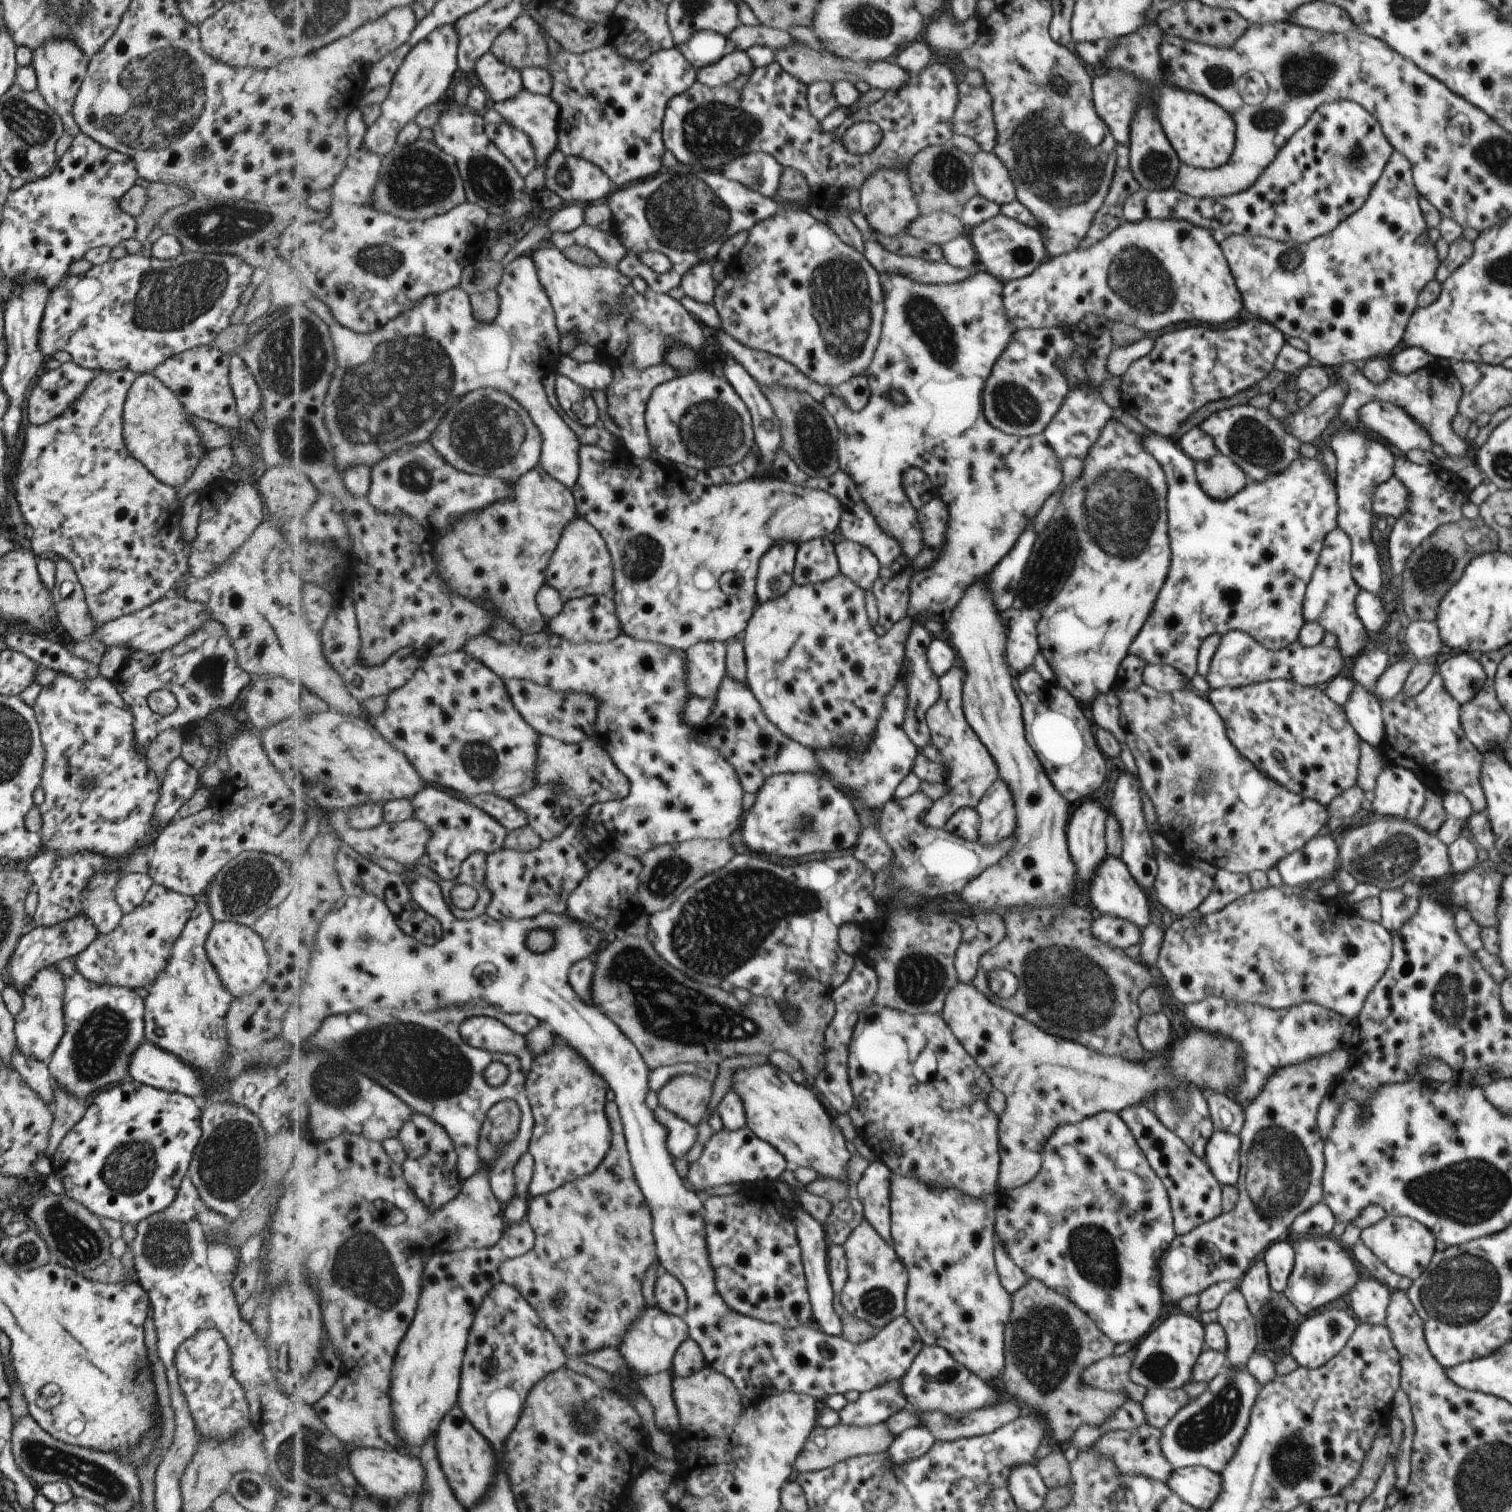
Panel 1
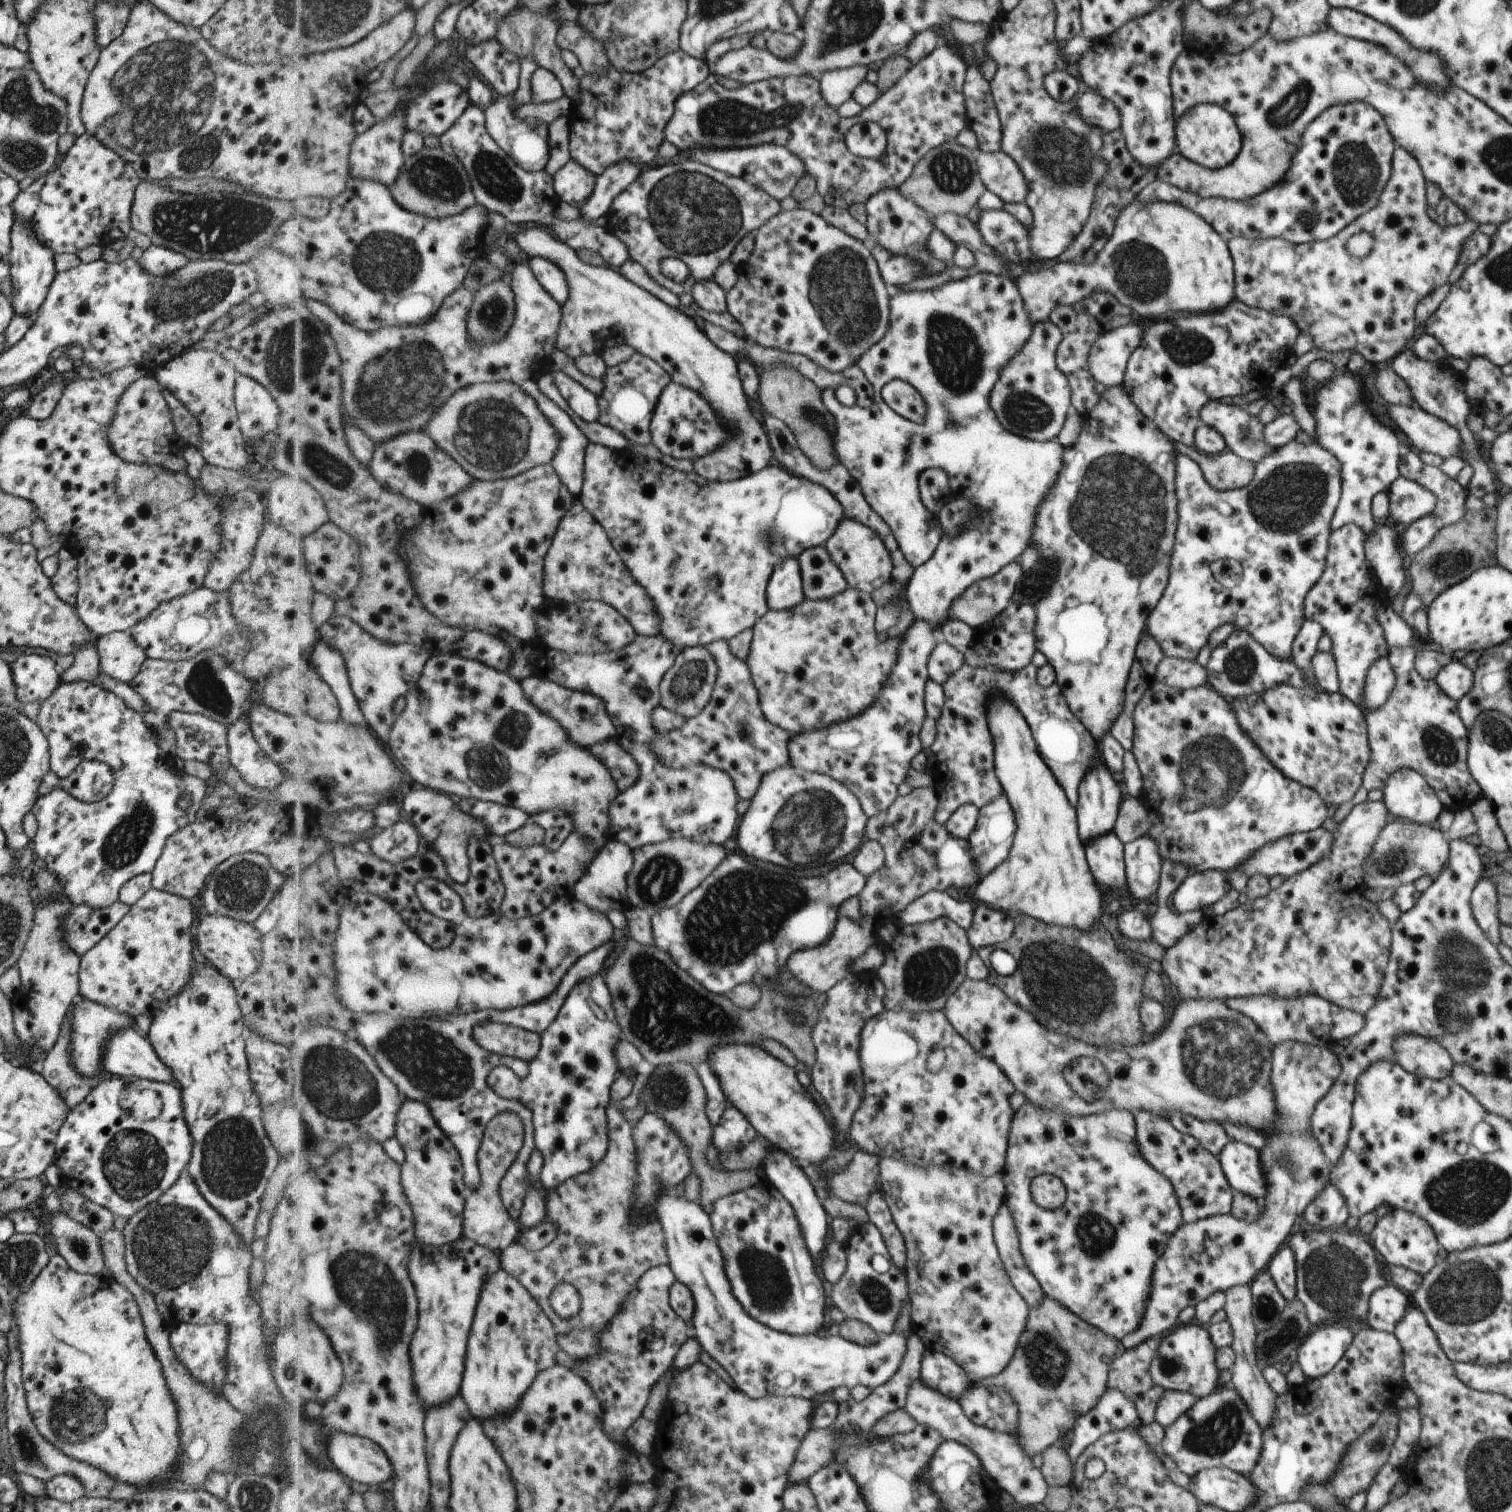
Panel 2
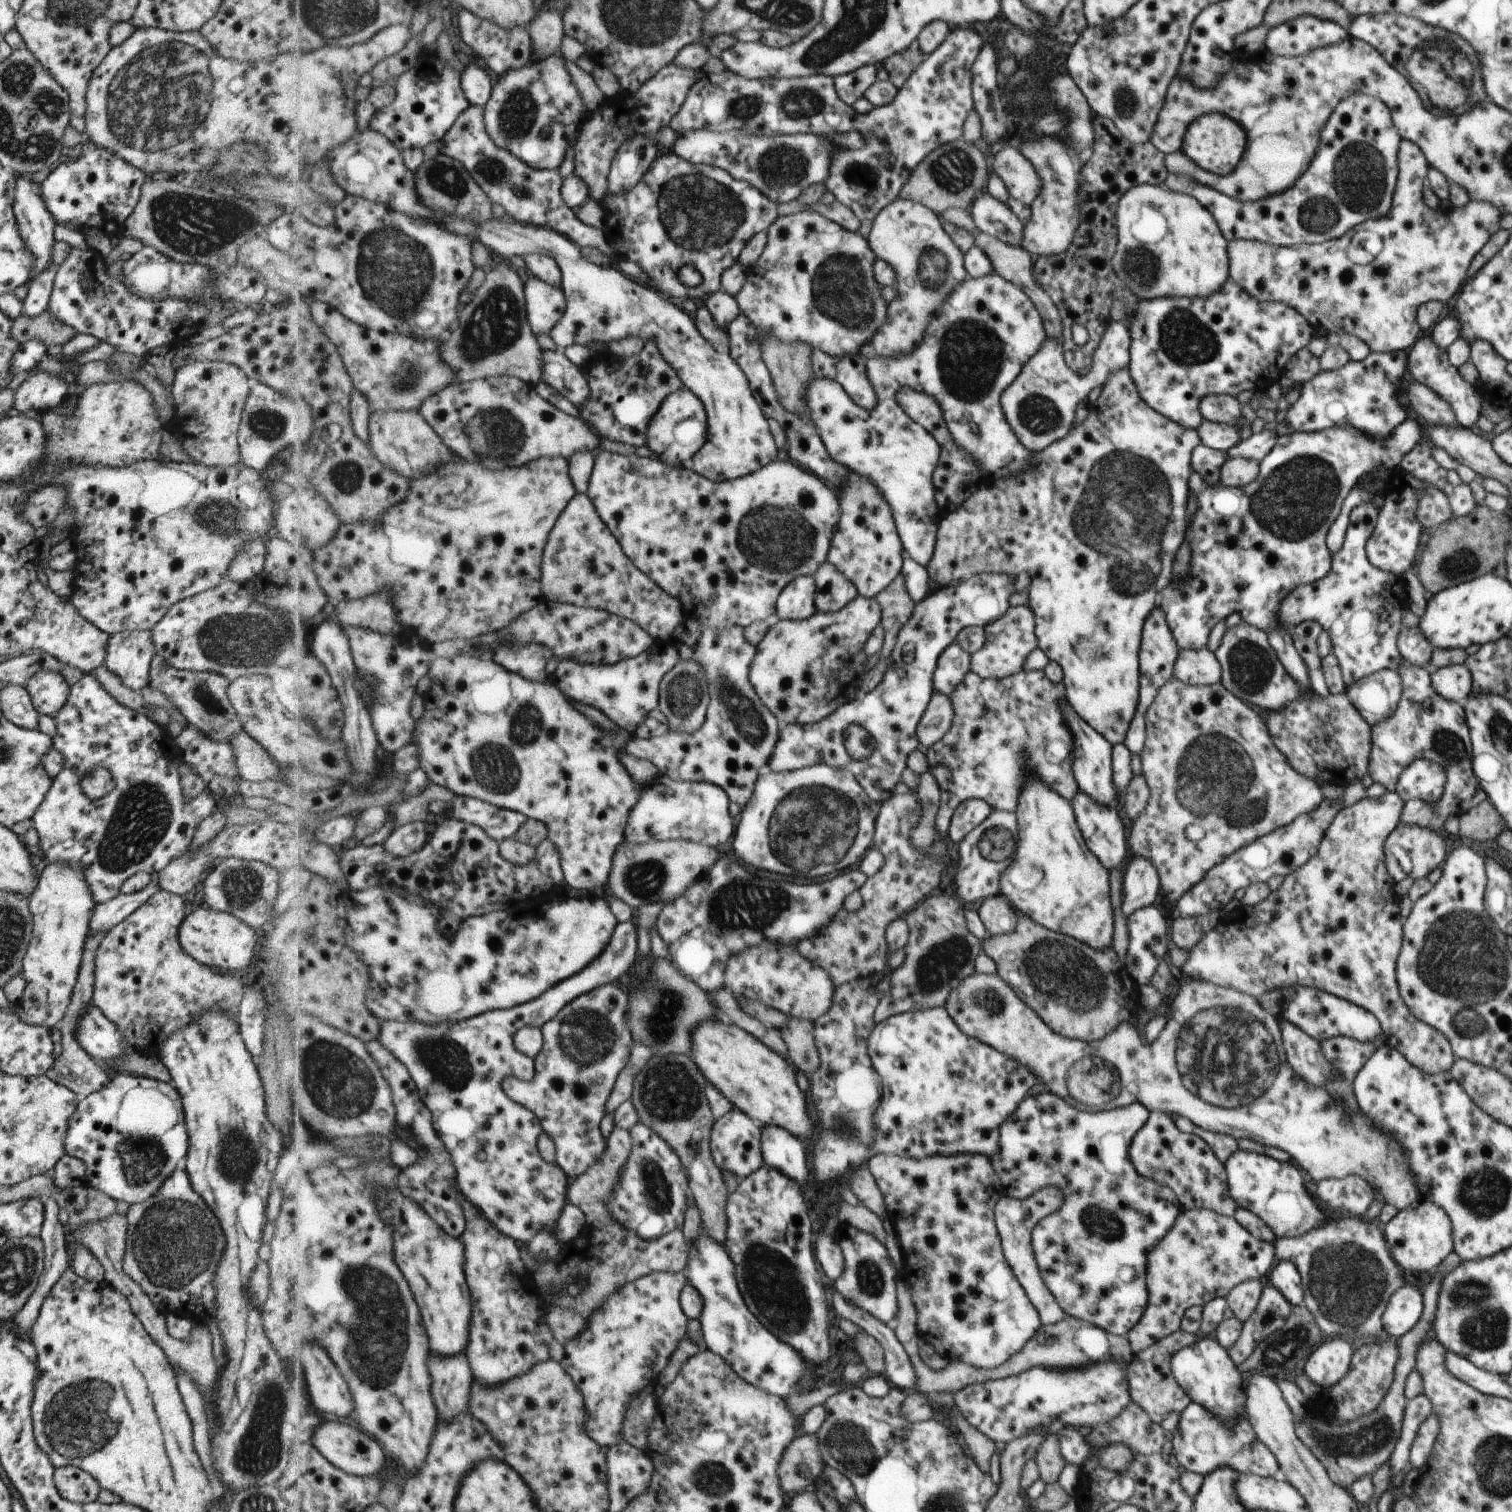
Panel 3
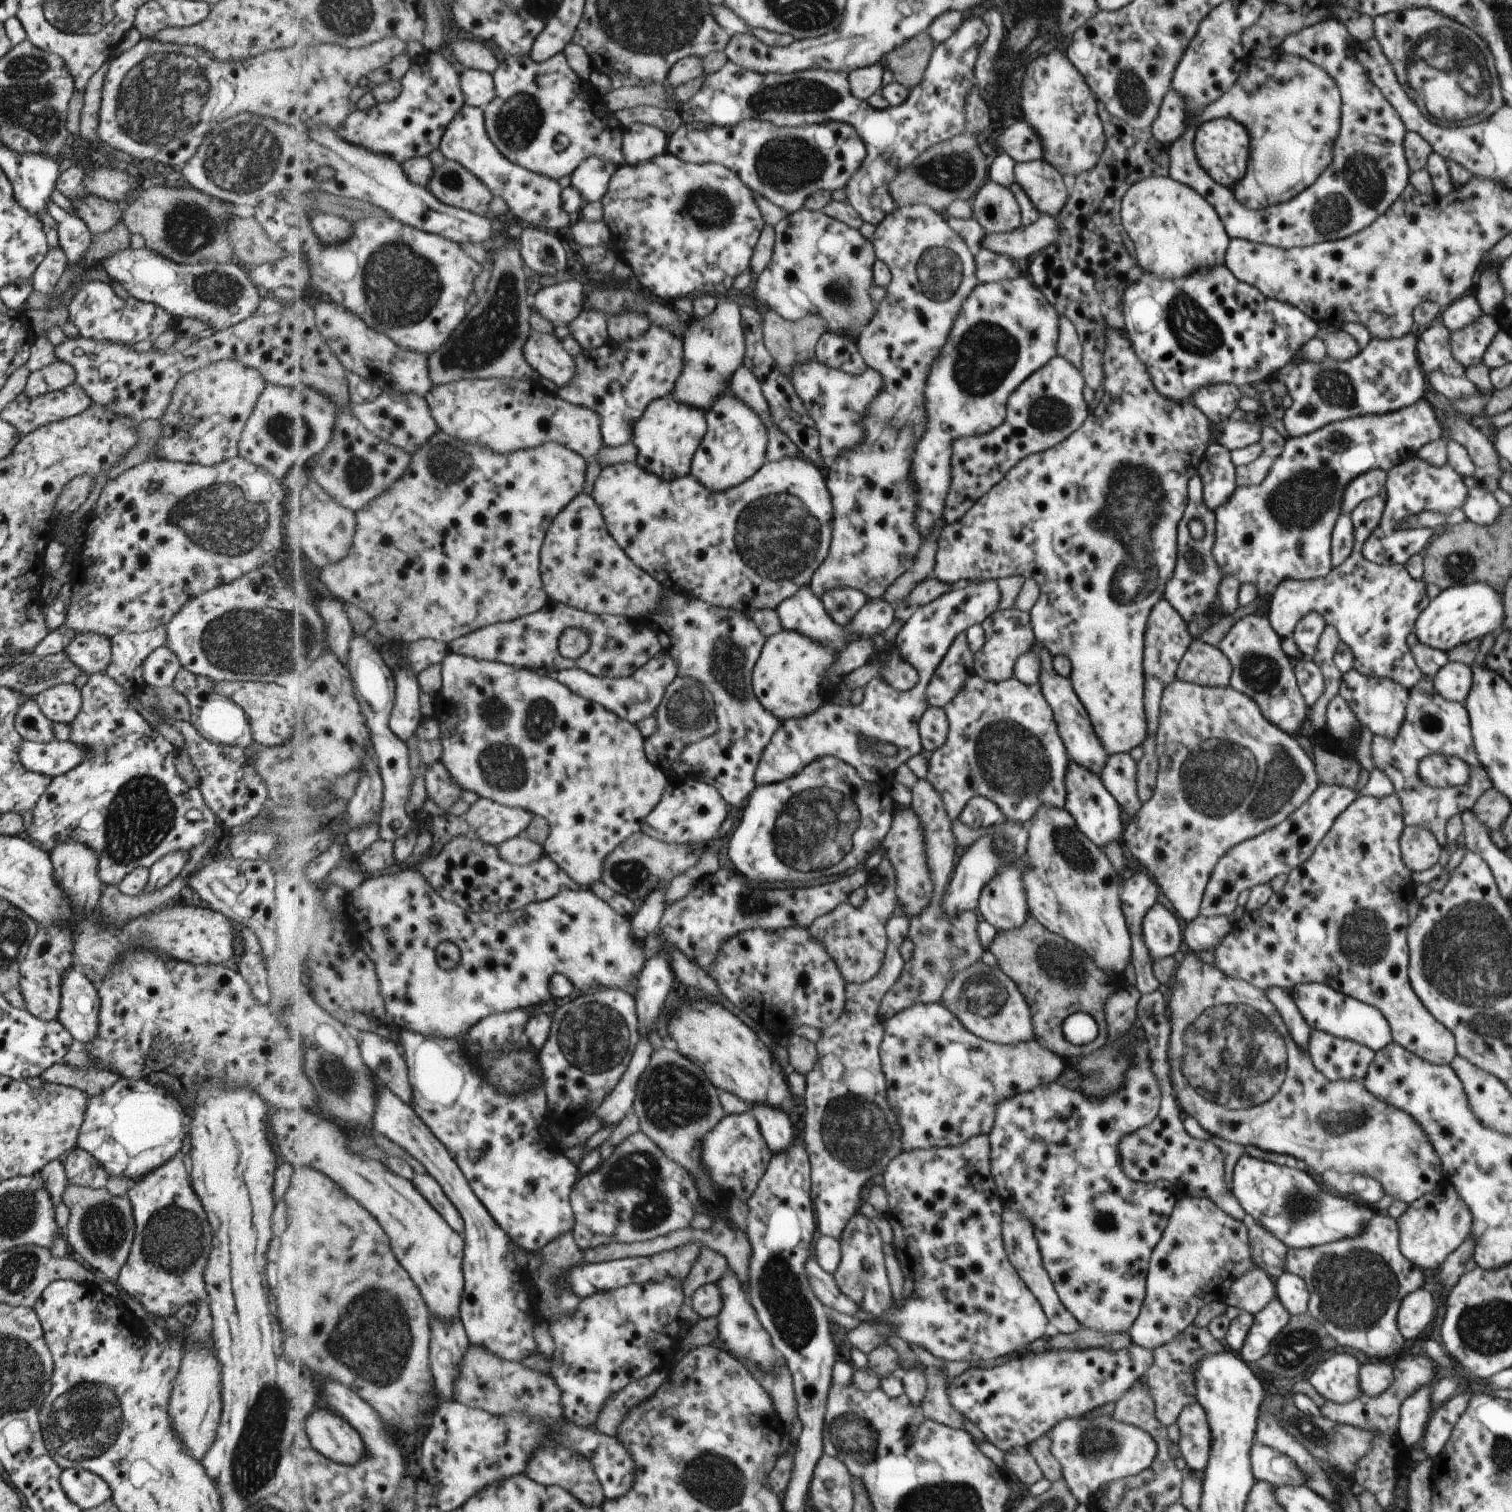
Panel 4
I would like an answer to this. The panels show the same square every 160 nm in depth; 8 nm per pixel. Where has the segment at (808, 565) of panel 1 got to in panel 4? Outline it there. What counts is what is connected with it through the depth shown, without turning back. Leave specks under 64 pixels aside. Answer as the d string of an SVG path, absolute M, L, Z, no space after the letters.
M835 588L821 596L828 614L841 627L853 622L853 616L870 600L865 592L855 588Z

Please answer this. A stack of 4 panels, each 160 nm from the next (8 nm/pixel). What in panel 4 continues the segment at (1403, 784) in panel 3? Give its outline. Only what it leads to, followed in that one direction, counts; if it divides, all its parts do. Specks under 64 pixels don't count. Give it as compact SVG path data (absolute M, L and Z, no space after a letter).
M1430 755L1417 764L1417 776L1433 788L1455 787L1467 782L1469 768L1455 756Z

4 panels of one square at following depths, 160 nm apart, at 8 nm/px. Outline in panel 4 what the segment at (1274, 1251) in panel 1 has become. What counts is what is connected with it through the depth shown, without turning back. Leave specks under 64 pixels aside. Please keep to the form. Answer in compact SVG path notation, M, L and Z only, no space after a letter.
M1281 1272L1275 1278L1276 1298L1284 1306L1289 1316L1308 1311L1309 1290L1305 1282L1289 1272Z

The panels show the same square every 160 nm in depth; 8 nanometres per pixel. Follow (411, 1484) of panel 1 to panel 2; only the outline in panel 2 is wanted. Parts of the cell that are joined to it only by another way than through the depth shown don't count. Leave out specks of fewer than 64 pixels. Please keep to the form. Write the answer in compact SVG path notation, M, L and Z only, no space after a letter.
M331 1432L328 1455L343 1475L355 1482L392 1484L394 1468L388 1453L370 1438L350 1432Z

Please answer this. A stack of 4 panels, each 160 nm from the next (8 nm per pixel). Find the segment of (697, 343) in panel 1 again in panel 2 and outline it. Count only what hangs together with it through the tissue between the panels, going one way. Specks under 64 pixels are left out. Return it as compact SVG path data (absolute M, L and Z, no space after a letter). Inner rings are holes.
M532 257L529 265L540 283L563 305L569 298L569 287L564 269L552 260L543 257ZM630 258L628 262L620 268L620 273L625 276L625 278L632 280L635 284L641 285L655 296L658 296L663 302L674 306L676 309L681 306L679 295L671 292L662 284L659 284L657 279L648 271L648 268L645 268L644 264L639 264L636 260Z

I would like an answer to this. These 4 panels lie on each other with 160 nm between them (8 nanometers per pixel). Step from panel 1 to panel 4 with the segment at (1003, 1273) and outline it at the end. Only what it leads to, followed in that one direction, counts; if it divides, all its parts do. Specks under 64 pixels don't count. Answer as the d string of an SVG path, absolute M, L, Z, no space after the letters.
M1003 1208L1003 1210L1001 1210L999 1224L1001 1228L1002 1246L1008 1262L1013 1266L1019 1278L1023 1280L1023 1284L1027 1286L1029 1292L1035 1296L1035 1300L1039 1302L1039 1306L1041 1306L1041 1310L1043 1310L1048 1324L1053 1325L1057 1329L1057 1332L1064 1334L1079 1330L1081 1326L1061 1305L1057 1294L1055 1294L1055 1290L1053 1290L1051 1280L1049 1280L1043 1266L1041 1266L1040 1253L1037 1242L1035 1242L1035 1238L1033 1238L1033 1228L1031 1228L1031 1224L1029 1224L1025 1218L1021 1218L1021 1214L1017 1214L1017 1212L1009 1210L1009 1208Z

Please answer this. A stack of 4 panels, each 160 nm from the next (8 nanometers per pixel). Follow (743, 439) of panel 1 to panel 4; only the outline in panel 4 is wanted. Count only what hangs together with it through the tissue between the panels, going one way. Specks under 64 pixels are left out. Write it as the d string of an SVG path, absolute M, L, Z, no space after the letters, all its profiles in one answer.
M673 394L670 400L657 399L649 404L648 410L637 424L633 424L632 442L639 450L637 464L647 472L657 474L665 480L674 480L692 472L692 463L697 450L704 443L708 432L708 421L705 410L691 404L683 404Z

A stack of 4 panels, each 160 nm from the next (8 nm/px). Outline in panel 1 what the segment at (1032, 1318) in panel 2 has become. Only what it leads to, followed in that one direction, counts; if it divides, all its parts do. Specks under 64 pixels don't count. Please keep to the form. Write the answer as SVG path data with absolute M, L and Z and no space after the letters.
M1027 1278L1026 1283L1012 1295L1011 1320L1005 1330L1004 1370L996 1379L996 1385L1002 1398L1015 1400L1021 1412L1037 1414L1048 1432L1050 1442L1064 1446L1072 1438L1073 1431L1081 1425L1100 1425L1118 1409L1127 1398L1123 1393L1112 1393L1086 1385L1082 1381L1085 1368L1099 1359L1112 1354L1116 1345L1106 1338L1097 1324L1080 1308L1053 1289L1047 1288L1041 1281Z

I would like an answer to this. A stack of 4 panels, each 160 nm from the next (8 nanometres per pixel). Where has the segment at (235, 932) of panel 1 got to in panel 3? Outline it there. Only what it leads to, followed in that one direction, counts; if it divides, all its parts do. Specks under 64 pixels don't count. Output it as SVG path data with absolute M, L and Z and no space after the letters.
M194 906L192 911L184 916L176 935L181 950L193 960L211 968L237 972L249 964L253 948L258 944L258 933L261 932L249 928L228 912Z

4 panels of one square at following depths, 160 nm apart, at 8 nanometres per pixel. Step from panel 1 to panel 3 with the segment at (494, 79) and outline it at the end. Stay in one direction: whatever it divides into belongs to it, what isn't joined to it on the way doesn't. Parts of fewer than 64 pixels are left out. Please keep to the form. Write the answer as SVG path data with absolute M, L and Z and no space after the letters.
M462 7L459 13L459 28L462 40L476 54L482 56L487 66L501 78L507 71L518 69L532 62L534 42L530 27L503 28L492 20L485 20L473 11Z

